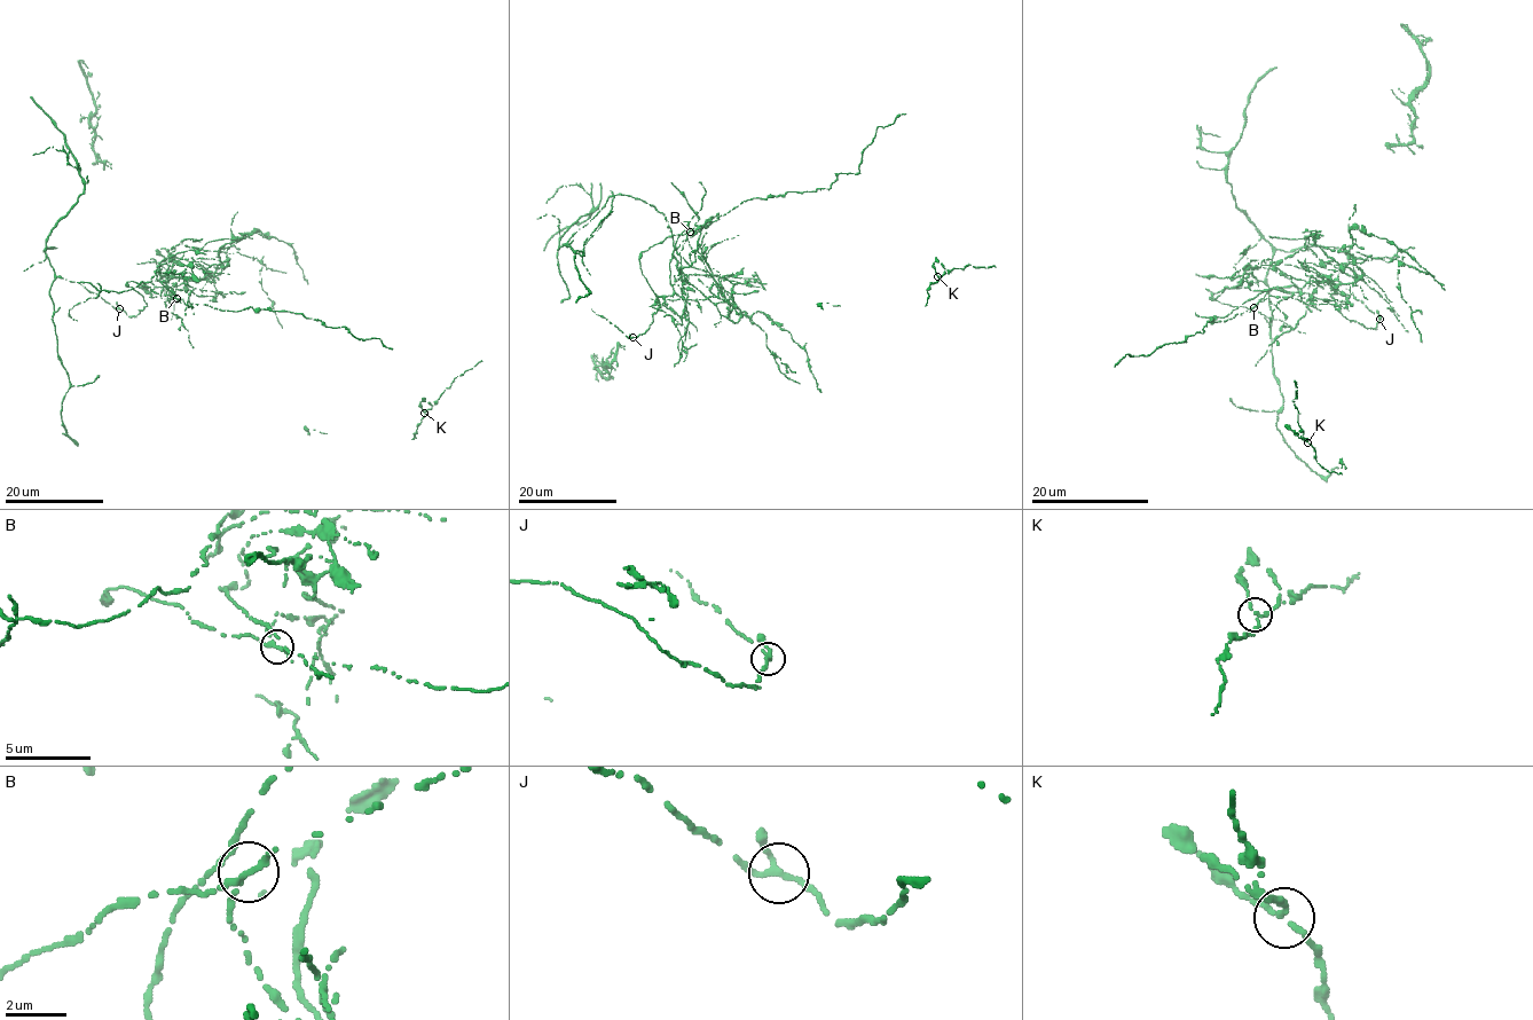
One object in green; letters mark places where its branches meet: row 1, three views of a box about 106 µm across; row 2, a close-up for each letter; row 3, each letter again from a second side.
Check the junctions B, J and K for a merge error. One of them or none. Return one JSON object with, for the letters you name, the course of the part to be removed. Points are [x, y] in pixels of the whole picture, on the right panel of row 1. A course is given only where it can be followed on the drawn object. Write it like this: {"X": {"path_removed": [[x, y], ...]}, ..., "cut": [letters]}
{"cut": ["B"]}

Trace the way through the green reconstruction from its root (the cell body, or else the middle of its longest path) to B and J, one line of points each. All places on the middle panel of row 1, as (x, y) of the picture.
B: (696, 234), (706, 222), (700, 227), (698, 238), (698, 252), (705, 266), (689, 245), (689, 230)
J: (696, 234), (706, 222), (698, 238), (705, 266), (688, 234), (641, 253), (660, 307), (633, 337)

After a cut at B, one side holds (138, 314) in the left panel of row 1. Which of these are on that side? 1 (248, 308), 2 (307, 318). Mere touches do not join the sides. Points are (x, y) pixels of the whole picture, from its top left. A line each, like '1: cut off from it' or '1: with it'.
1: with it
2: with it

